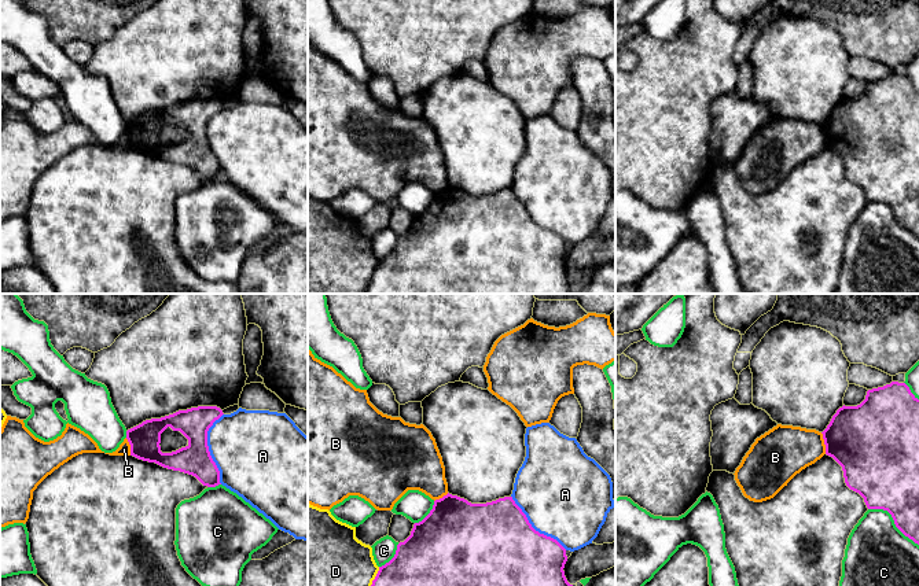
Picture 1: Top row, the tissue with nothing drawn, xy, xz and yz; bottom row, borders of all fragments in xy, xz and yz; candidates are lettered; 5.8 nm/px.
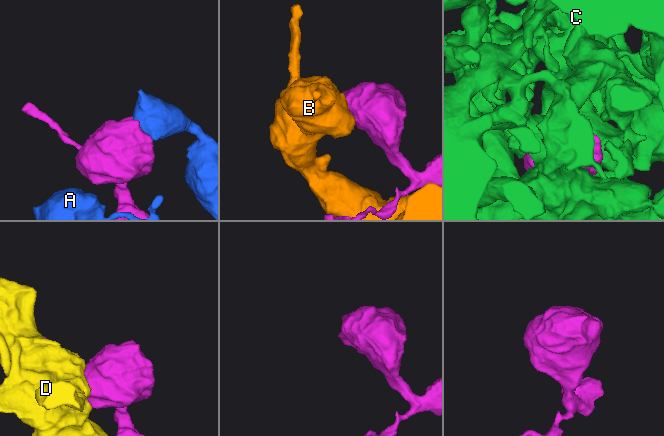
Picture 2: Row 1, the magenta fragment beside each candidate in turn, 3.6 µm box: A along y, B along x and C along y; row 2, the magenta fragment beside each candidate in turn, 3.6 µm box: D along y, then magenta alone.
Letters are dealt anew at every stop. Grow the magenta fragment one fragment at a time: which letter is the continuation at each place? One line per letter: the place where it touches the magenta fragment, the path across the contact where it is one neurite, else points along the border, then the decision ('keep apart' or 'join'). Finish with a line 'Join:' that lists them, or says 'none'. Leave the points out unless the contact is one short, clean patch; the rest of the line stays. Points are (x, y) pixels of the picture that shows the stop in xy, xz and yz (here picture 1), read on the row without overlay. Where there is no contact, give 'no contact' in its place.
A: meets magenta in xy at (208, 142); keep apart
B: meets magenta in yz at (824, 136); border along yz (820, 125), (826, 146); keep apart
C: meets magenta in yz at (893, 212); keep apart
D: meets magenta in xz at (372, 276); keep apart
Join: none

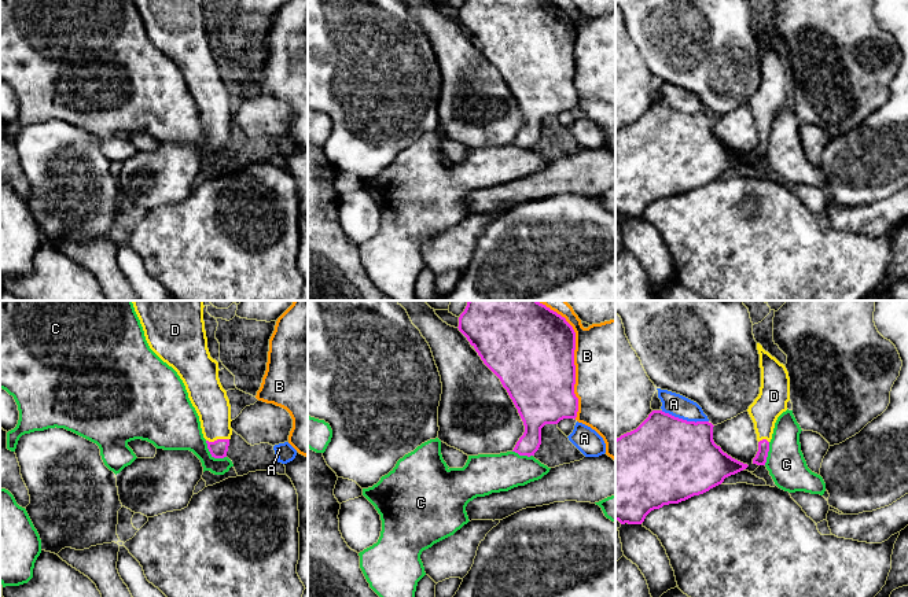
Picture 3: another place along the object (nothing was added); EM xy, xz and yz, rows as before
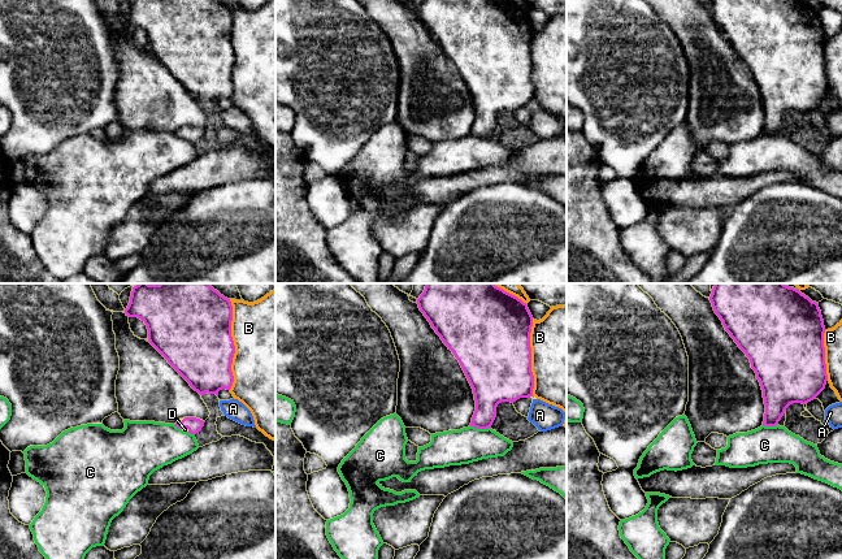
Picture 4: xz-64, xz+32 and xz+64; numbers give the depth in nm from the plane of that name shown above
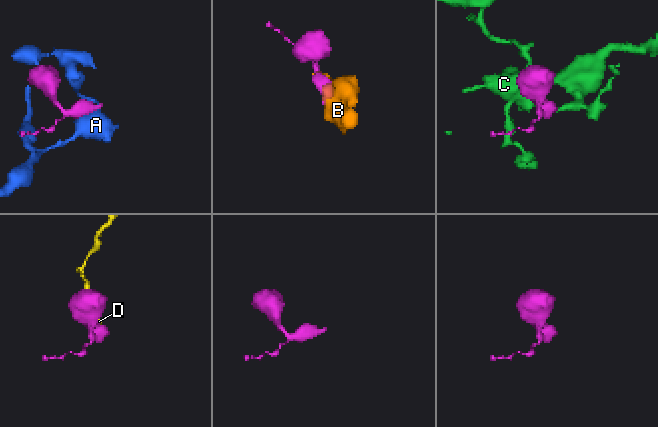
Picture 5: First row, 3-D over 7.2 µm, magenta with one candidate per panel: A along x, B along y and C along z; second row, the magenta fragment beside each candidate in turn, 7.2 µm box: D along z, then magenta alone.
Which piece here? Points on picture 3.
A: meets magenta in yz at (684, 113); keep apart
B: meets magenta in xz at (573, 54); keep apart
C: meets magenta in xy at (212, 147); border along xy (205, 133), (214, 150), (225, 150); keep apart
D: meets magenta in xy at (217, 132); join
Join: D

